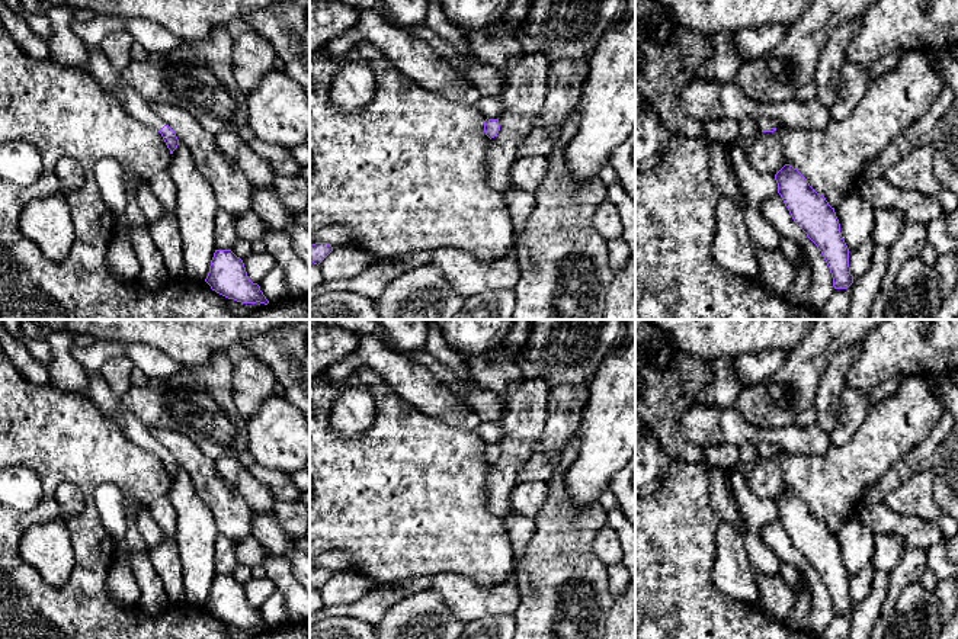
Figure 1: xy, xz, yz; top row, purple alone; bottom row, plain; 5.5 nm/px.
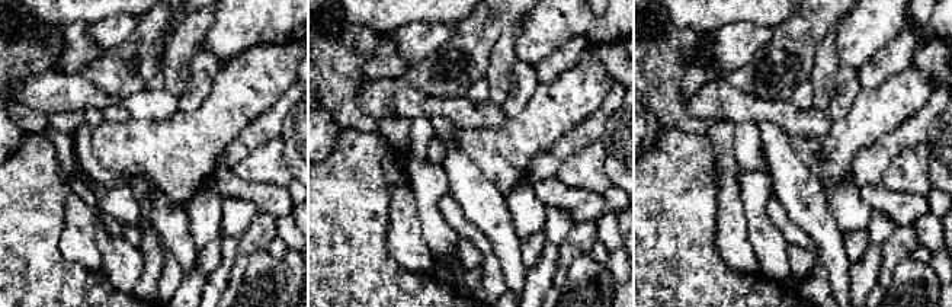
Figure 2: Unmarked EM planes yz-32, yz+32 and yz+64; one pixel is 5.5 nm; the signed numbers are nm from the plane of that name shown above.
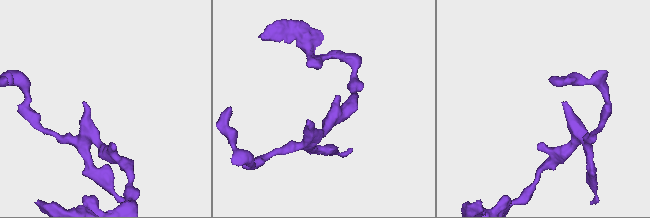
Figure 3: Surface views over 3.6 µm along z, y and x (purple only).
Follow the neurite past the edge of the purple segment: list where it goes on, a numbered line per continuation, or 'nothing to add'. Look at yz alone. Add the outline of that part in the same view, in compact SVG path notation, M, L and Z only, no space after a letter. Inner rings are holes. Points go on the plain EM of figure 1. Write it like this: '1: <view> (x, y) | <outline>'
1: yz (763, 448) | M760 443L756 449L760 456L770 455L770 453L779 453L779 449L770 443Z

